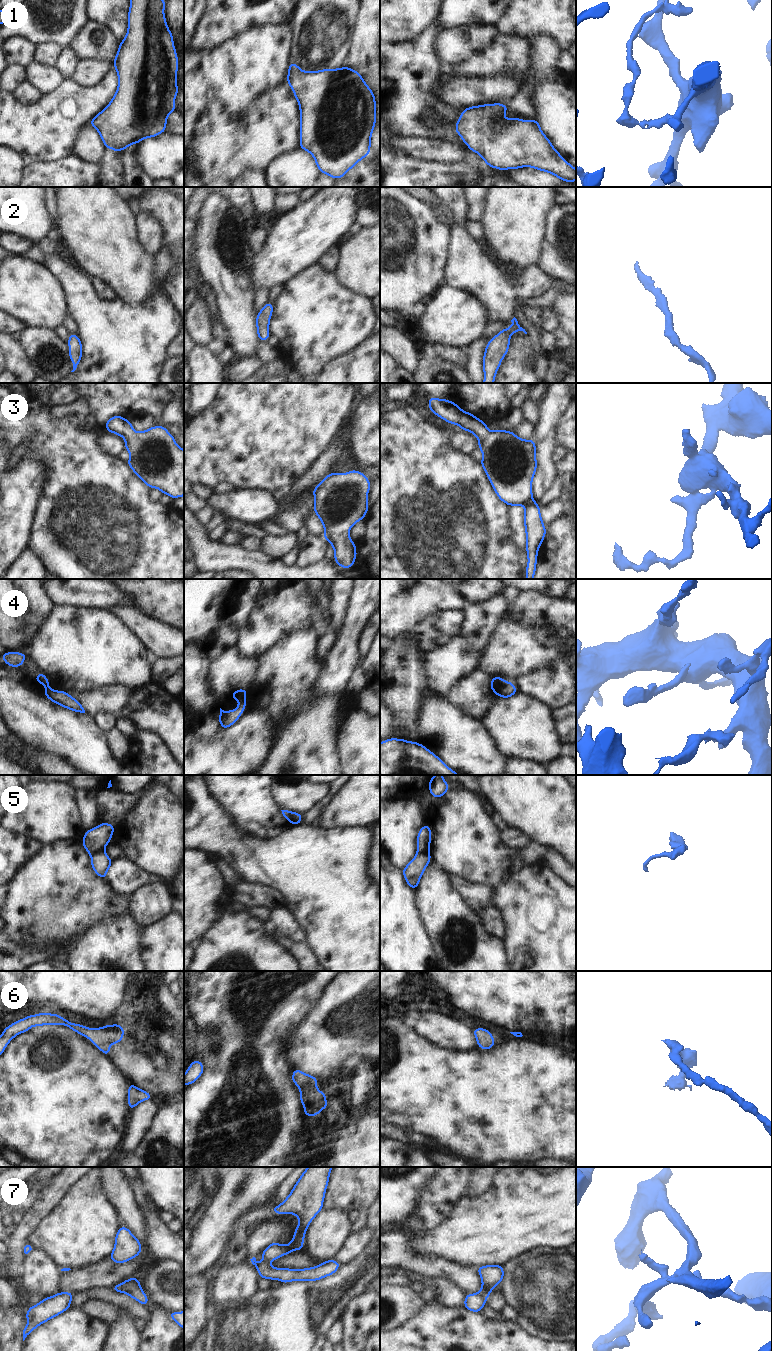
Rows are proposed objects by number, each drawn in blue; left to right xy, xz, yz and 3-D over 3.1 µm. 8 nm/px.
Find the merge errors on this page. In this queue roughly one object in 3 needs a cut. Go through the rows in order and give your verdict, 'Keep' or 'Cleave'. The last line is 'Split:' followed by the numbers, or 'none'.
1: Keep
2: Keep
3: Keep
4: Keep
5: Cleave
6: Keep
7: Cleave
Split: 5, 7

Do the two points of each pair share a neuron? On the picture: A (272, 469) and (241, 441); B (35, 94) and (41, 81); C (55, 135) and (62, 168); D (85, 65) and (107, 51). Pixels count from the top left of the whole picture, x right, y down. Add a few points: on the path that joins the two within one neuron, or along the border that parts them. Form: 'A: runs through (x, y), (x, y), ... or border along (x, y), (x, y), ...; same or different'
A: runs through (264, 461), (249, 446); same
B: border along (26, 80), (42, 95); different
C: border along (72, 154), (50, 162), (37, 162); different
D: border along (80, 59), (113, 60); different

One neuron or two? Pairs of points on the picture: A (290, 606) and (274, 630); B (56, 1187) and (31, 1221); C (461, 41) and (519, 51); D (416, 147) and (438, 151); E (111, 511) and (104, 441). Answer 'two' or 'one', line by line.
A: one
B: one
C: two
D: one
E: two

